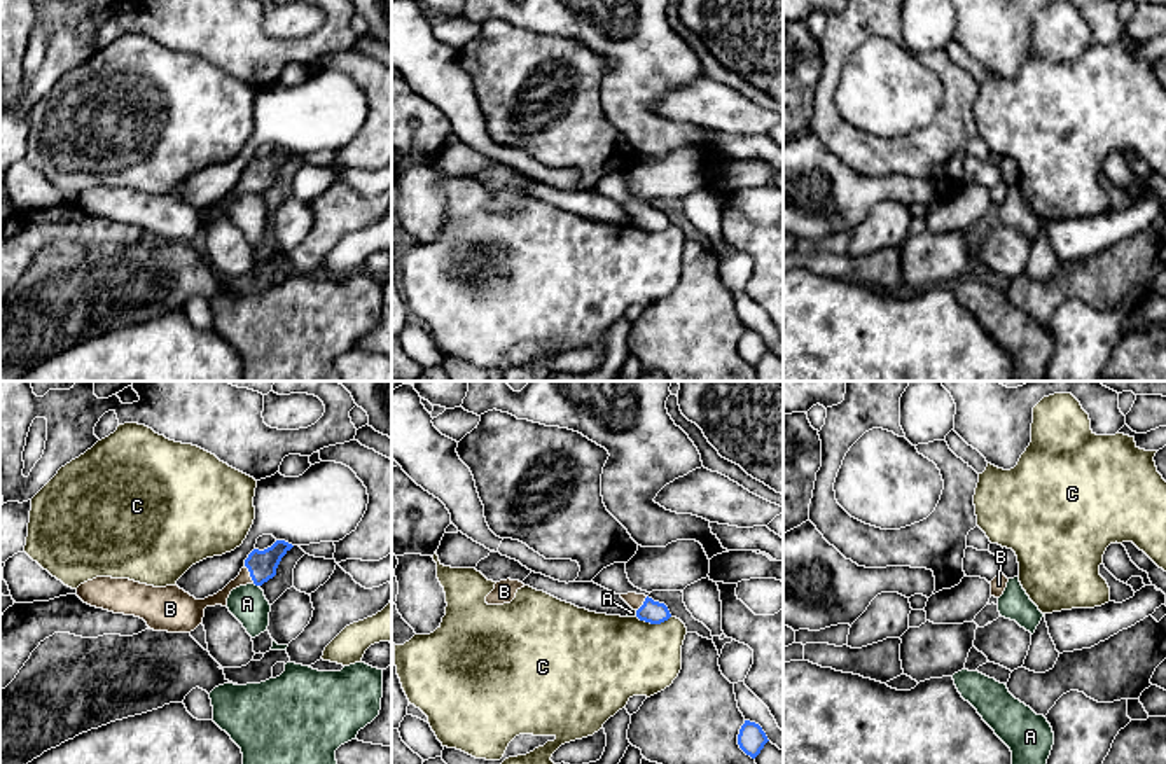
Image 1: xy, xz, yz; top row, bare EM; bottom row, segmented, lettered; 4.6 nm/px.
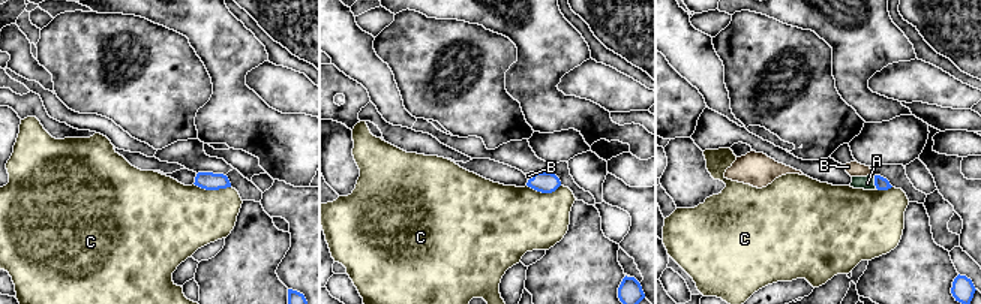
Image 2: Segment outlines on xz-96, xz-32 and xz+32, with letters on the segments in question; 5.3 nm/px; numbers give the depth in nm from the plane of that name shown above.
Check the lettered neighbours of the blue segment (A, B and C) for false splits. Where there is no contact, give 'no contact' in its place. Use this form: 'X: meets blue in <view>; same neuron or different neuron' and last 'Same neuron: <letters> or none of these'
A: meets blue in xy; different neuron
B: meets blue in xy; same neuron
C: meets blue in xz; different neuron
Same neuron: B

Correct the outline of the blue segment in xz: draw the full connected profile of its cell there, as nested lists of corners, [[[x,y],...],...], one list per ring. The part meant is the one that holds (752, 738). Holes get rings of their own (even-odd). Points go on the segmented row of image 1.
[[[745,720],[738,734],[738,745],[746,755],[755,759],[767,741],[769,740],[759,724]]]

